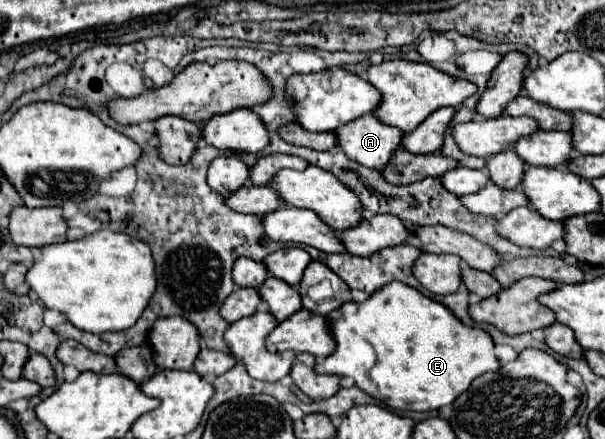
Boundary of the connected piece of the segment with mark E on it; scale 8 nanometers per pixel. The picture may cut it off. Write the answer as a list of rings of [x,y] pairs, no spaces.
[[[402,282],[378,288],[378,292],[370,294],[364,302],[342,304],[342,308],[338,308],[338,316],[328,320],[328,326],[336,342],[336,350],[322,362],[316,362],[316,374],[352,378],[354,386],[388,404],[392,410],[438,410],[446,404],[452,404],[474,378],[500,368],[498,358],[494,356],[494,342],[490,334],[480,328],[464,326],[444,304],[430,300],[416,288],[410,288]]]

